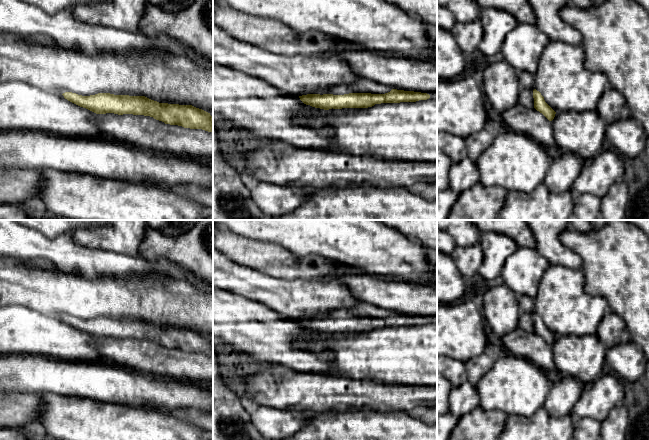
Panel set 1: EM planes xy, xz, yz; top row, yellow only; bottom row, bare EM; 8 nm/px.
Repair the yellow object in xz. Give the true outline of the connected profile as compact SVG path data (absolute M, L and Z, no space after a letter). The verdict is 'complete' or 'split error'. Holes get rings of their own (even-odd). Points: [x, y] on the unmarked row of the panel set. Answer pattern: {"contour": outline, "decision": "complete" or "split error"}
{"contour": "M362 302L351 309L340 309L316 318L303 317L300 324L324 334L342 332L368 332L381 327L416 326L427 324L427 317L392 313L389 310Z", "decision": "split error"}

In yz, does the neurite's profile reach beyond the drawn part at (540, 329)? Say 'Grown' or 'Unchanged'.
Grown

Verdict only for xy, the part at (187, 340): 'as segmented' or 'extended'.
as segmented

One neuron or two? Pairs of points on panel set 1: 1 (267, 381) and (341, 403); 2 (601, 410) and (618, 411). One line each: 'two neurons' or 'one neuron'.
1: one neuron
2: two neurons

